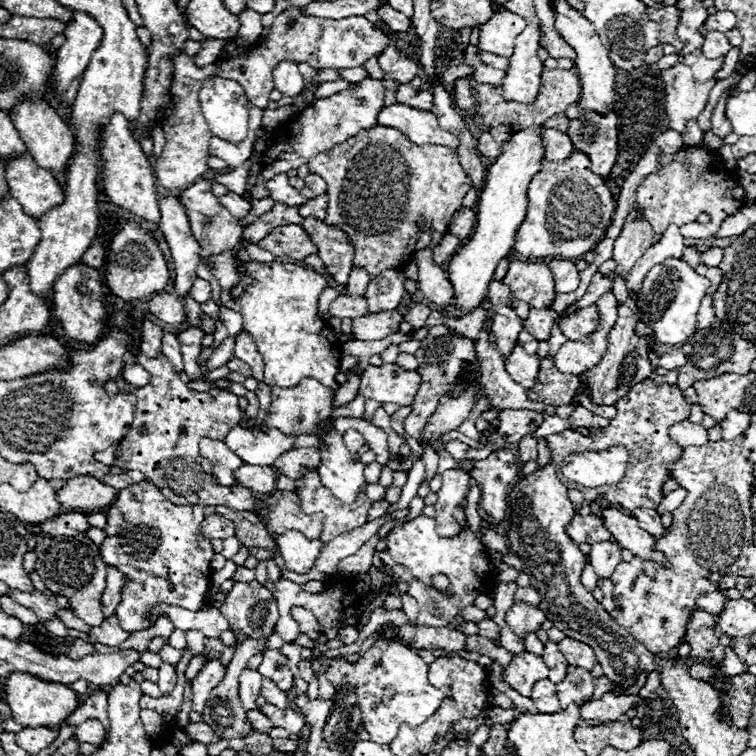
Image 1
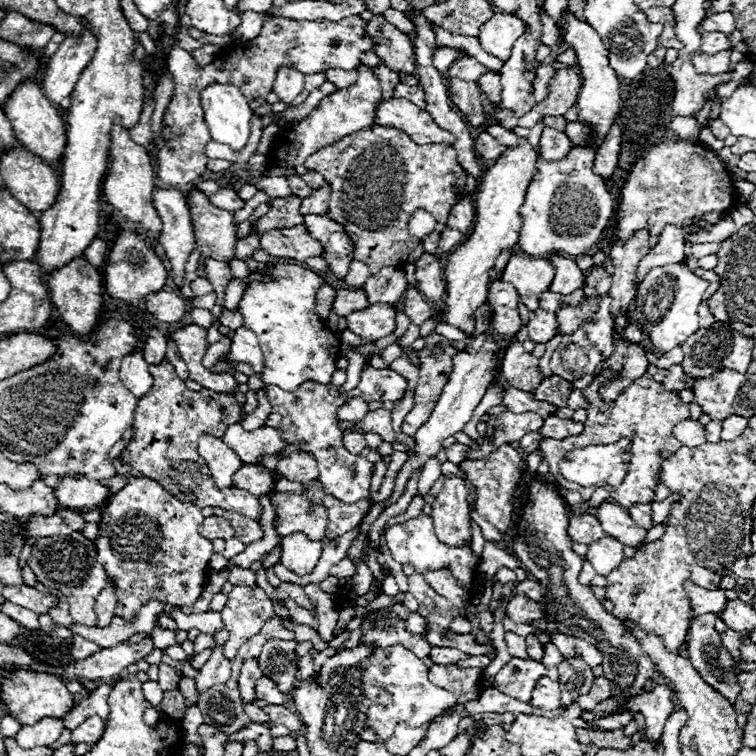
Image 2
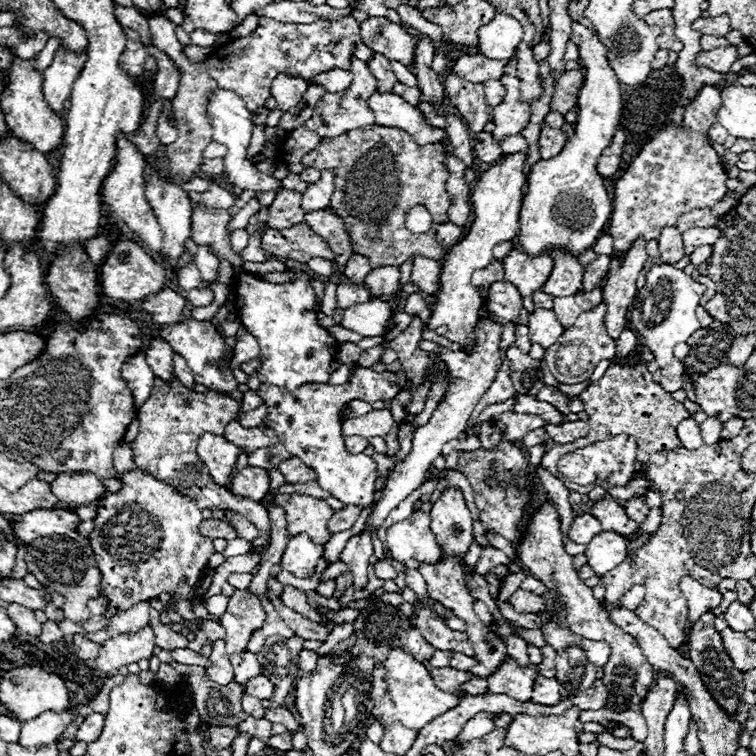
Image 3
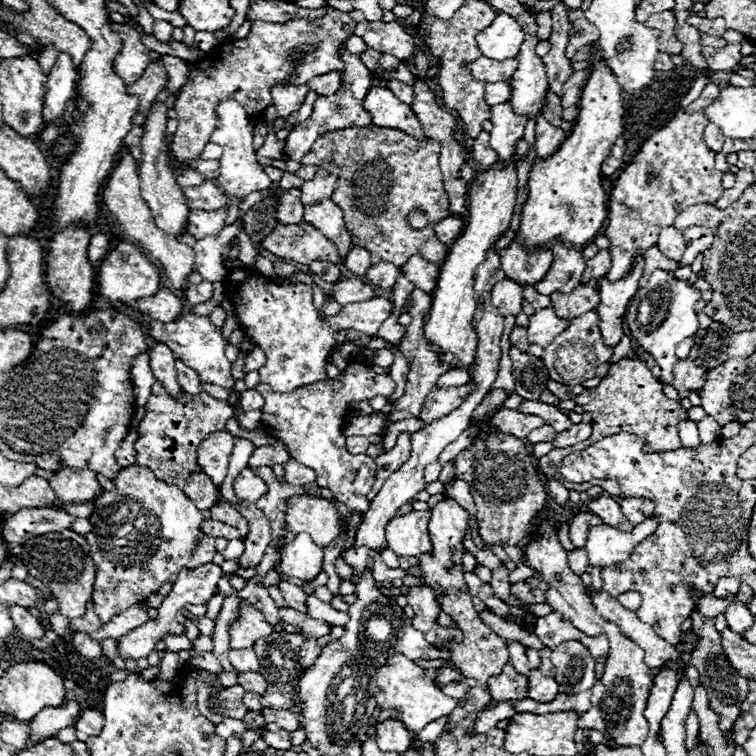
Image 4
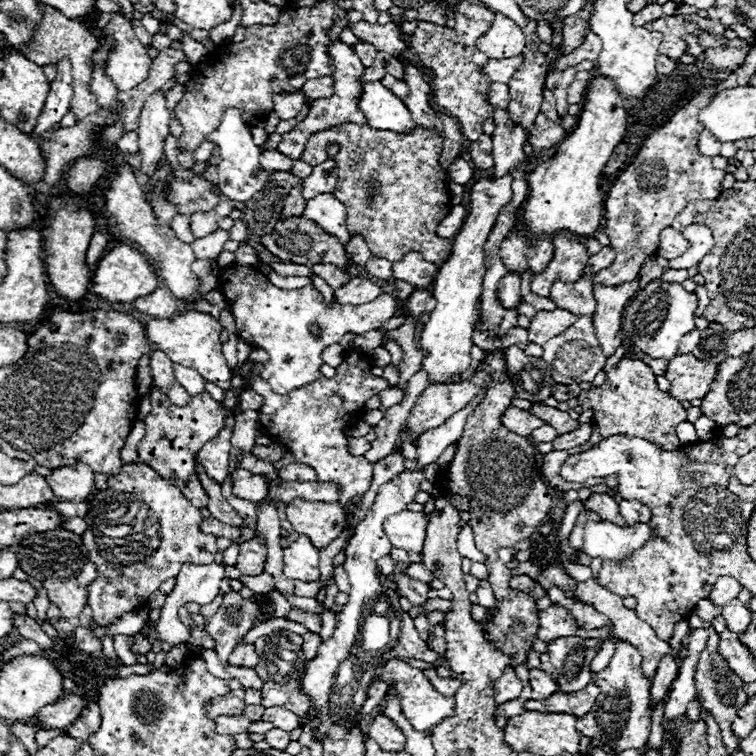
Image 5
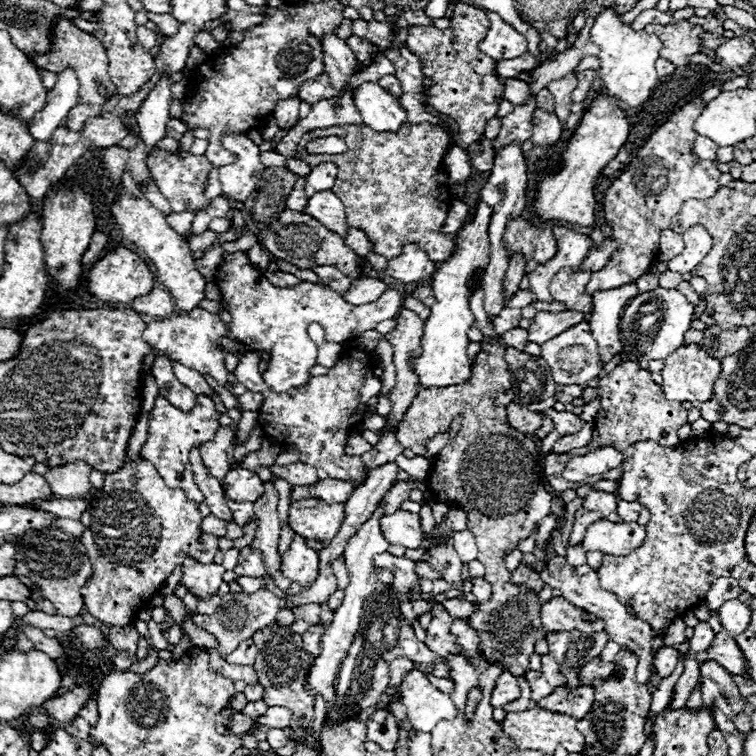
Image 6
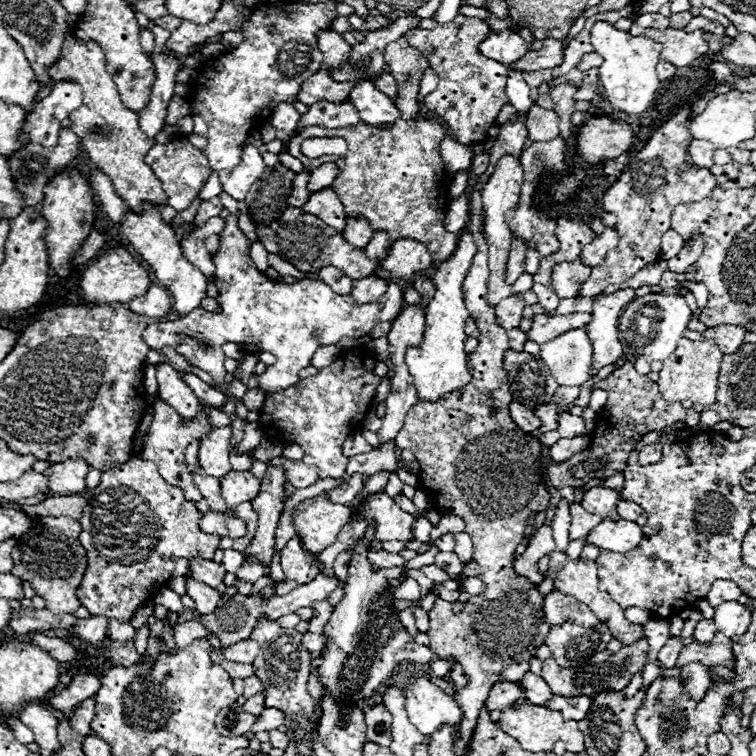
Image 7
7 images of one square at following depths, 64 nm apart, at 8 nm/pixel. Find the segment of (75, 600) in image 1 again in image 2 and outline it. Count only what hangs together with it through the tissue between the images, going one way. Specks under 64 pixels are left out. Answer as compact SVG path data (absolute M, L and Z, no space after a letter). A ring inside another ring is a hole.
M68 534L66 538L38 538L32 546L32 554L28 564L36 578L48 586L58 590L66 596L70 604L70 616L84 626L96 626L96 612L94 602L100 590L106 588L108 576L104 566L96 560L96 546L92 540L78 534Z

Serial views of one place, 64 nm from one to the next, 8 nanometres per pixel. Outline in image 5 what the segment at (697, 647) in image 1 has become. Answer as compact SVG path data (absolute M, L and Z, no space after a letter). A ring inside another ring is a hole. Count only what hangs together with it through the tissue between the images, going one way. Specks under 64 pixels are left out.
M690 614L688 624L690 624L692 630L694 630L694 628L704 628L704 630L708 630L708 642L706 642L704 650L700 652L700 660L698 660L698 664L696 664L696 690L698 690L698 694L700 694L702 706L714 714L714 718L716 718L716 722L718 722L718 726L720 726L722 738L724 738L724 742L726 742L726 748L728 748L730 754L732 754L734 750L738 750L738 744L740 744L740 742L734 738L734 732L732 732L730 726L732 726L732 720L734 720L736 712L738 712L738 710L746 704L746 700L748 700L746 692L742 690L742 678L736 676L736 674L728 668L726 660L718 654L718 638L720 638L720 636L718 636L718 632L714 630L712 622L706 622L706 620L698 618L696 614Z

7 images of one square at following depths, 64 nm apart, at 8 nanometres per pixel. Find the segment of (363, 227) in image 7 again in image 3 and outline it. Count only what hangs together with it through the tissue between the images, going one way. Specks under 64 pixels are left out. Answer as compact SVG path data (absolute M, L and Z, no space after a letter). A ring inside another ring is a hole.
M352 254L350 262L346 264L346 270L344 270L344 276L350 278L352 284L362 284L364 278L370 274L370 264L366 258L362 258L360 254Z

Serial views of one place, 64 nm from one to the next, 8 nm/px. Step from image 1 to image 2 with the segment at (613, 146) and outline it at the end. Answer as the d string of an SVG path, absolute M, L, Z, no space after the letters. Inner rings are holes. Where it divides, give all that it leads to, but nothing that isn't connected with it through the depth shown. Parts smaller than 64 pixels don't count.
M568 122L568 126L566 126L566 130L564 130L566 134L568 134L568 138L576 144L576 146L586 146L586 142L588 142L588 128L584 126L584 124L580 124L580 122ZM612 122L608 134L602 140L602 146L596 148L596 158L594 158L594 172L598 176L612 176L614 168L618 166L618 156L620 156L620 142L622 142L622 132L616 126L616 122Z

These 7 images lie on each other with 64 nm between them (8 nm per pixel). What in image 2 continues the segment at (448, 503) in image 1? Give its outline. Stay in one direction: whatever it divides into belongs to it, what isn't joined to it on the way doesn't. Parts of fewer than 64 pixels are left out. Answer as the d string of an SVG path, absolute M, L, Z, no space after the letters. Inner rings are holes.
M448 474L444 486L432 504L432 522L436 536L446 544L462 544L470 540L470 486L464 478Z

